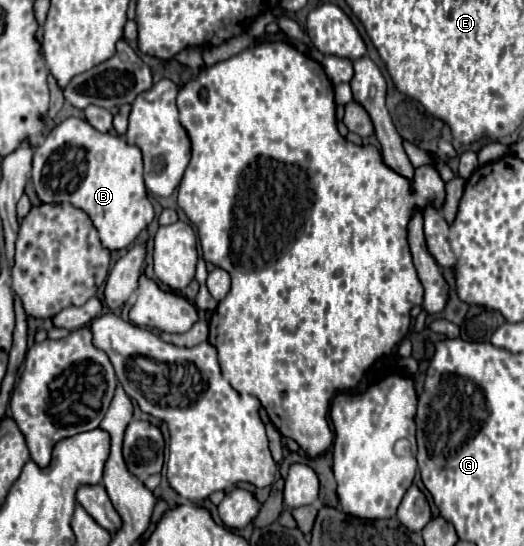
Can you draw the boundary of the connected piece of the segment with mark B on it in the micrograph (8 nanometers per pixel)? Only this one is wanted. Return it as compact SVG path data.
M67 118L45 136L43 144L33 154L31 178L41 202L71 204L83 210L97 228L103 248L107 248L109 252L127 248L153 220L153 206L147 198L147 188L143 182L141 150L127 144L123 136L117 136L113 132L97 132L89 122L81 118Z

